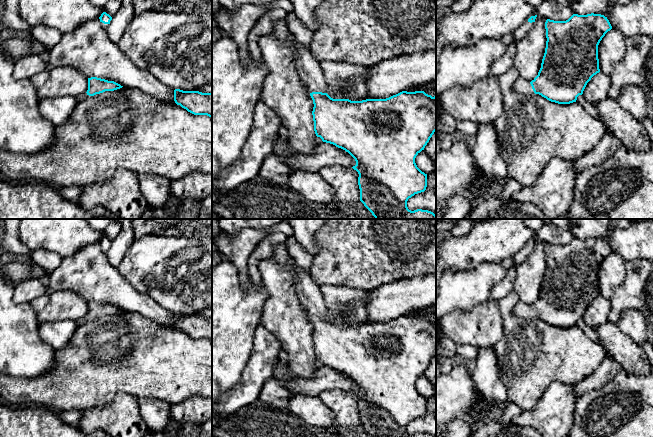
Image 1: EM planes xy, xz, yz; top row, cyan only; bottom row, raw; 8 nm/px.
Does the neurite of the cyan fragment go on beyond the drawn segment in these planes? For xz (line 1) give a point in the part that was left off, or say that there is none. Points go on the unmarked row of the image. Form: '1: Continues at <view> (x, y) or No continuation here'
1: Continues at xz (309, 293)

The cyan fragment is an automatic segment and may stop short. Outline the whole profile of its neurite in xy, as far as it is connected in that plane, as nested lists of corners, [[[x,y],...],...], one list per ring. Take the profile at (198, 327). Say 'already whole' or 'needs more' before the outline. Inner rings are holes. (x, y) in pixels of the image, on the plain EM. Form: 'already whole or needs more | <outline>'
already whole | [[[175,313],[174,325],[194,339],[207,339],[212,342],[212,317]]]

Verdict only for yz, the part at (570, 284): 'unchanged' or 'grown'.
grown

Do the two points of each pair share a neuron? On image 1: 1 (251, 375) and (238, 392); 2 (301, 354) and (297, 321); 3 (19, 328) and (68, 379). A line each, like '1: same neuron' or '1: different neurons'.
1: same neuron
2: same neuron
3: different neurons

